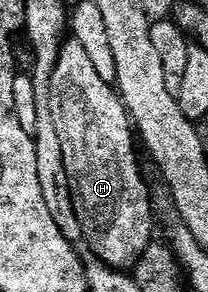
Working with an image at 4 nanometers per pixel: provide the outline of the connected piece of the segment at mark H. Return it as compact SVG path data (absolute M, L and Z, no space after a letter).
M70 38L68 41L62 42L61 52L57 57L57 64L51 73L51 81L49 85L49 104L51 105L51 117L55 125L55 133L59 135L59 145L63 147L63 165L67 169L67 177L69 178L69 188L73 194L73 205L77 214L79 225L81 226L81 234L84 242L89 242L92 258L103 261L108 267L114 269L129 269L136 264L138 257L148 249L153 235L153 207L149 204L149 191L145 188L145 179L141 176L141 167L137 164L137 155L133 152L133 139L135 143L135 131L131 126L131 120L125 111L125 106L121 104L121 96L107 81L103 81L103 77L99 77L99 73L95 73L95 65L91 65L91 61L87 58L87 53L83 47L79 45L77 39Z

